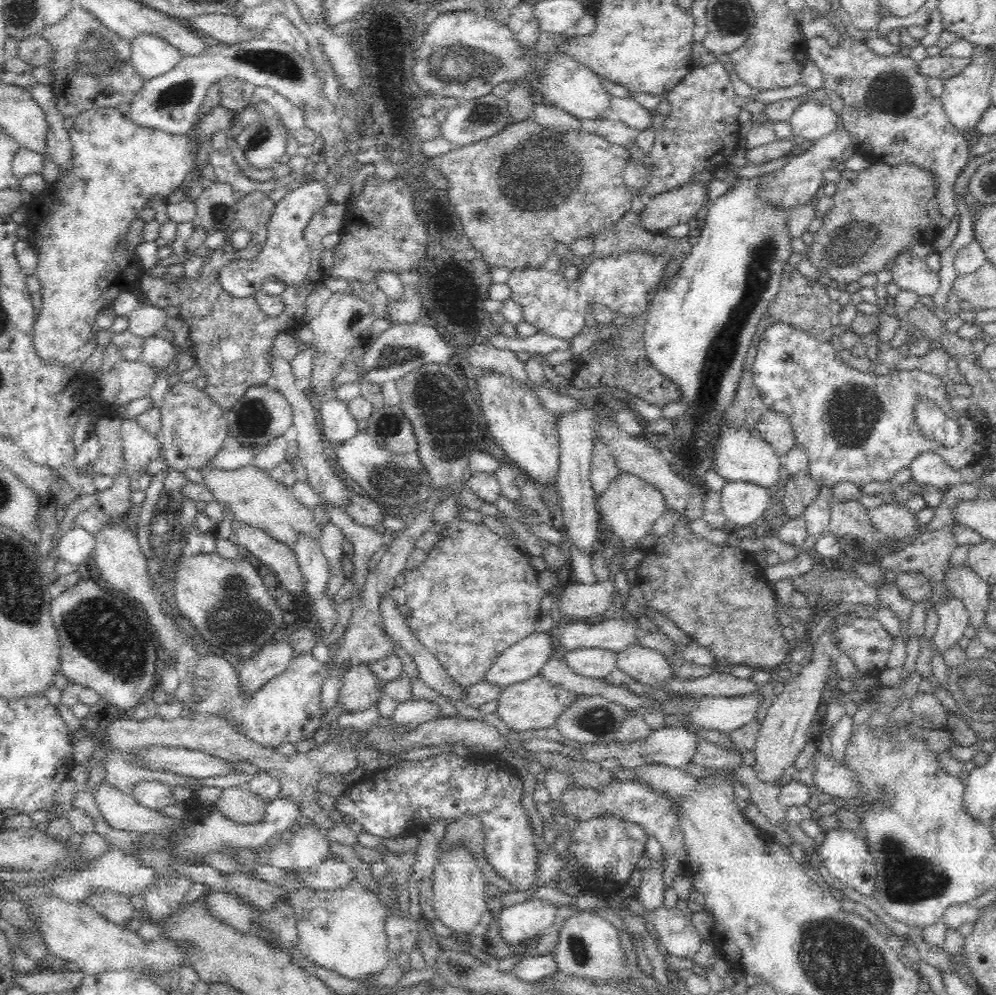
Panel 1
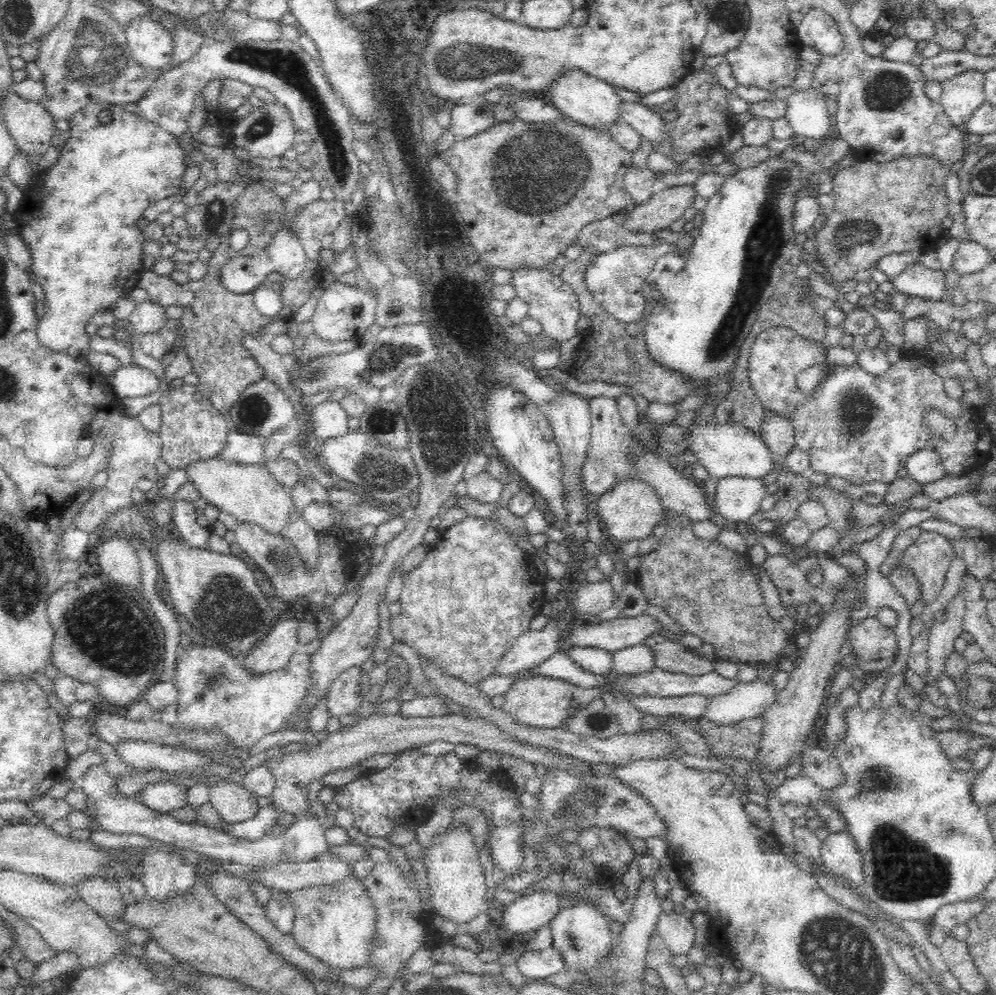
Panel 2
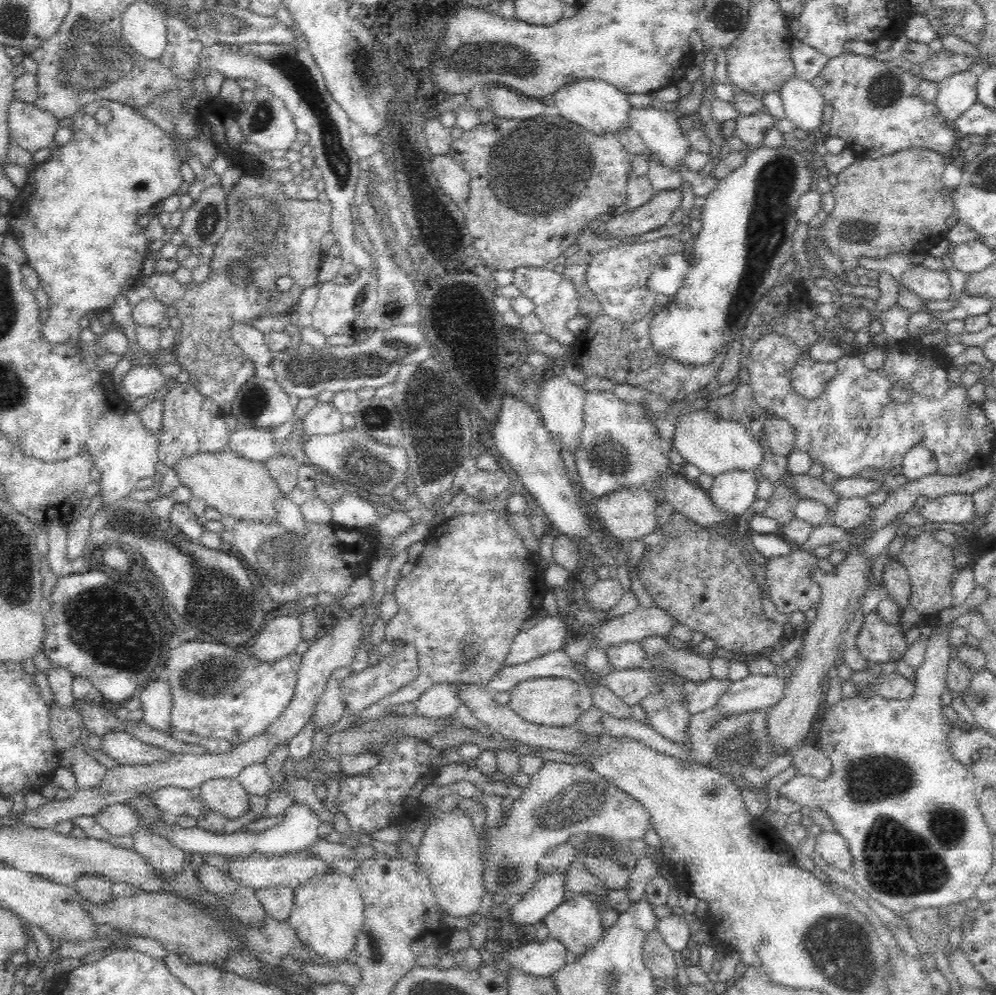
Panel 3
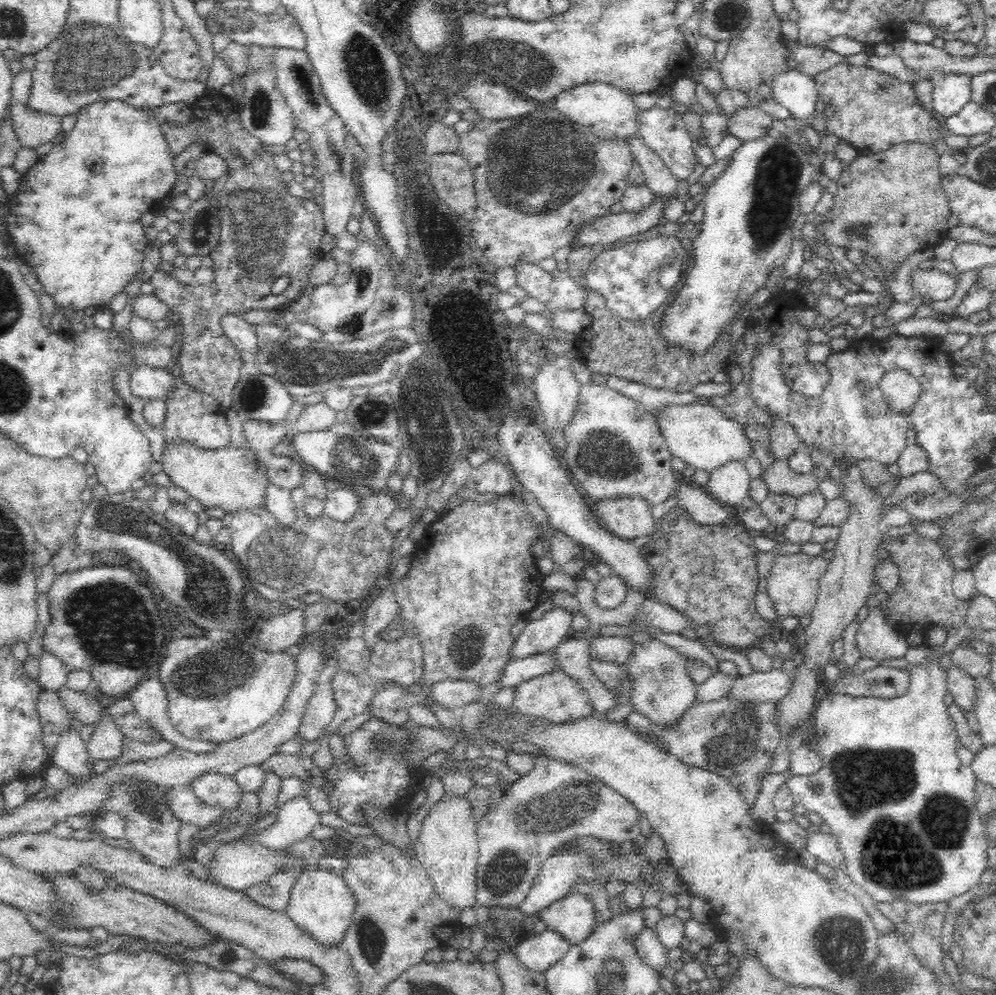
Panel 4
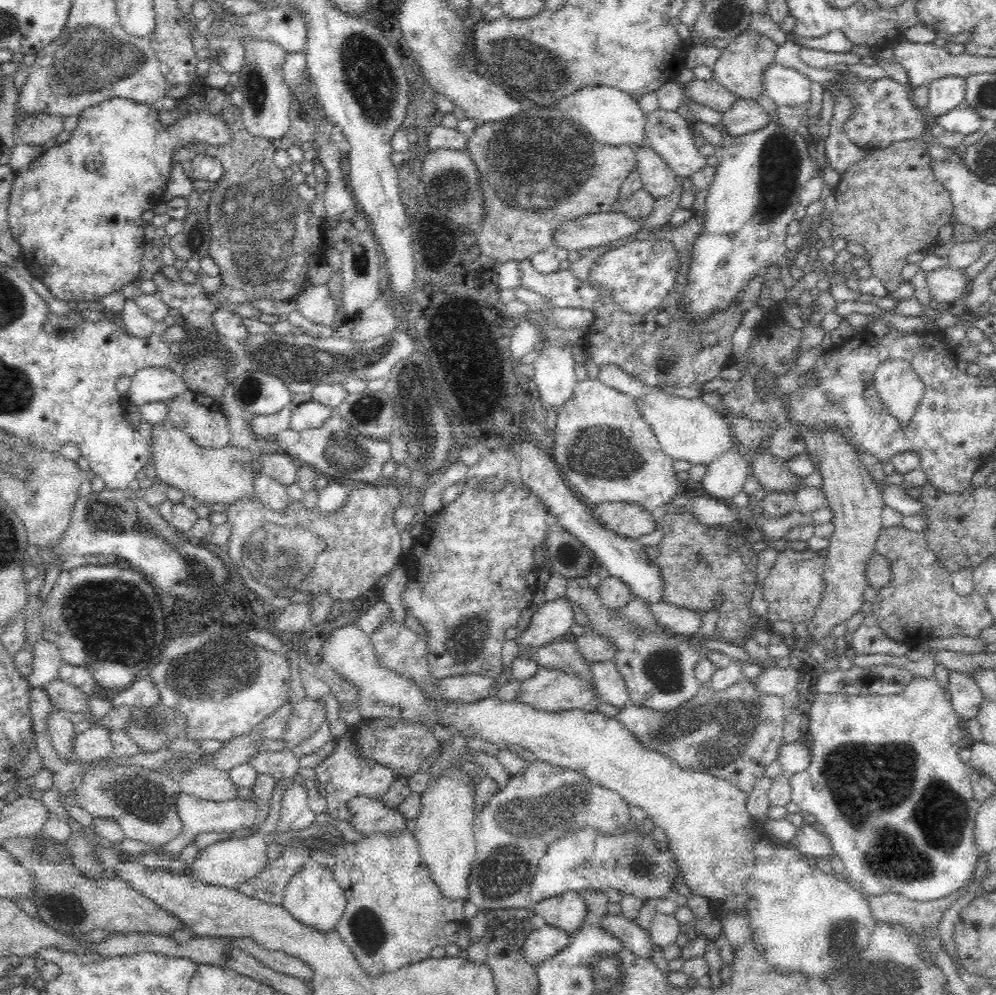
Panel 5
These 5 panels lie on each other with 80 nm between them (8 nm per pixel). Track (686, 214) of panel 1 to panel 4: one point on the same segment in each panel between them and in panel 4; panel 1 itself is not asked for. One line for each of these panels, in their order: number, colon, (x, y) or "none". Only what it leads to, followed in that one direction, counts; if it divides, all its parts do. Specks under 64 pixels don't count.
2: (665, 207)
3: (656, 214)
4: (603, 231)

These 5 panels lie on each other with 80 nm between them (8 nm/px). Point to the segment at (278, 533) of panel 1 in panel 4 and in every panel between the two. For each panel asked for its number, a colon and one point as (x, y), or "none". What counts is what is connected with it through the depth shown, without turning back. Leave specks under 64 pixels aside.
2: (248, 492)
3: (226, 481)
4: (231, 478)

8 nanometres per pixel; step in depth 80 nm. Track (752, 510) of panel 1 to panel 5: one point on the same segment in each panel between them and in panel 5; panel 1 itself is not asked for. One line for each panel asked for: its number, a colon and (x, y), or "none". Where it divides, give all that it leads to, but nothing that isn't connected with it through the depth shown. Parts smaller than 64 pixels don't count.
2: (737, 498)
3: (733, 492)
4: (729, 484)
5: (725, 478)

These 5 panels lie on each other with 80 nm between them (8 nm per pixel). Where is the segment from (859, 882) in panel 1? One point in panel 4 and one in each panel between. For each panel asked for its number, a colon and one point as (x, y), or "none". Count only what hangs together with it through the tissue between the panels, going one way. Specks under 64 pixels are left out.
2: (838, 852)
3: (829, 845)
4: (822, 844)

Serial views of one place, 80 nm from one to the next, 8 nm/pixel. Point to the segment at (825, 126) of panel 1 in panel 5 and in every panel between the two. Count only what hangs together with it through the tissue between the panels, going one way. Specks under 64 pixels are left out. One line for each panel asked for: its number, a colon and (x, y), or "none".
2: (805, 109)
3: (803, 104)
4: (792, 89)
5: (788, 87)

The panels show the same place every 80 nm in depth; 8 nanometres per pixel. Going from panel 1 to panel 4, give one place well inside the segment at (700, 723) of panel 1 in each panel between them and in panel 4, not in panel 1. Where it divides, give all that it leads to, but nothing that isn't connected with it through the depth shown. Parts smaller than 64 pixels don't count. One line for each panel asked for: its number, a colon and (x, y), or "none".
2: (746, 700)
3: (756, 691)
4: (774, 685)

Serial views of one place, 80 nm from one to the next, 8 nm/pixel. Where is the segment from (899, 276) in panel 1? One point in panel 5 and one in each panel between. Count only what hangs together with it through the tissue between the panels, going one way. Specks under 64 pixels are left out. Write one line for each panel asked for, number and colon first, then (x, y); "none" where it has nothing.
2: (917, 280)
3: (934, 285)
4: (936, 285)
5: (945, 285)

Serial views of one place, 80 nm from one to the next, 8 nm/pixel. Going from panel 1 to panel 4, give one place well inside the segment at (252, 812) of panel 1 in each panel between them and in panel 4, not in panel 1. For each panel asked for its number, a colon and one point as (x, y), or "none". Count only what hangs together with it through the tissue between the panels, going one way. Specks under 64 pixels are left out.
2: (233, 803)
3: (224, 795)
4: (215, 789)

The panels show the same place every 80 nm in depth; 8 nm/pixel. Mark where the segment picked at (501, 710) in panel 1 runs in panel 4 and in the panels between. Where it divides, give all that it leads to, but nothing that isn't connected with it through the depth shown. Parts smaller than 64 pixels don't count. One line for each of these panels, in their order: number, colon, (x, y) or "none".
2: (543, 702)
3: (552, 701)
4: (555, 696)

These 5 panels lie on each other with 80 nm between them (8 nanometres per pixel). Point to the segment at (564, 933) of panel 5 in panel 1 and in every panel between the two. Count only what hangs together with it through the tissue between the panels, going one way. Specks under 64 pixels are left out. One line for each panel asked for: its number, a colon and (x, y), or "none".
1: (533, 967)
2: (534, 964)
3: (539, 959)
4: (537, 952)

